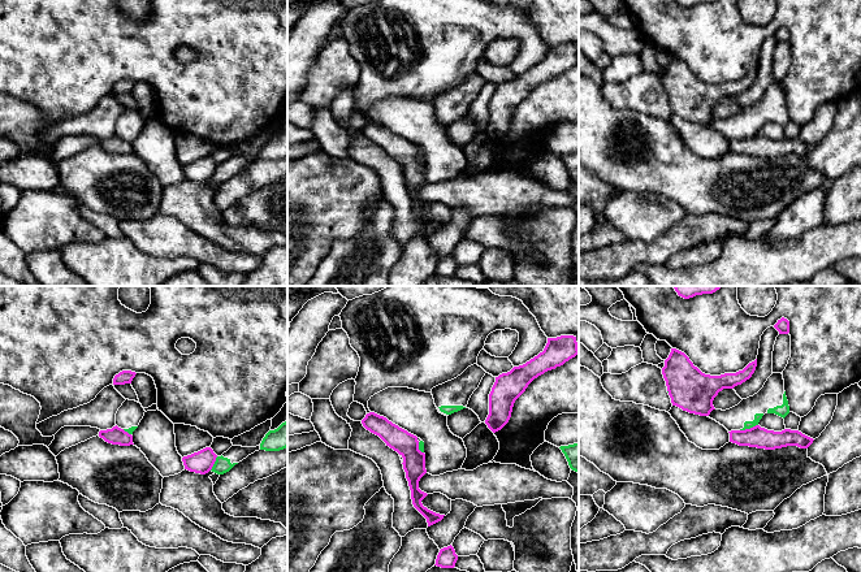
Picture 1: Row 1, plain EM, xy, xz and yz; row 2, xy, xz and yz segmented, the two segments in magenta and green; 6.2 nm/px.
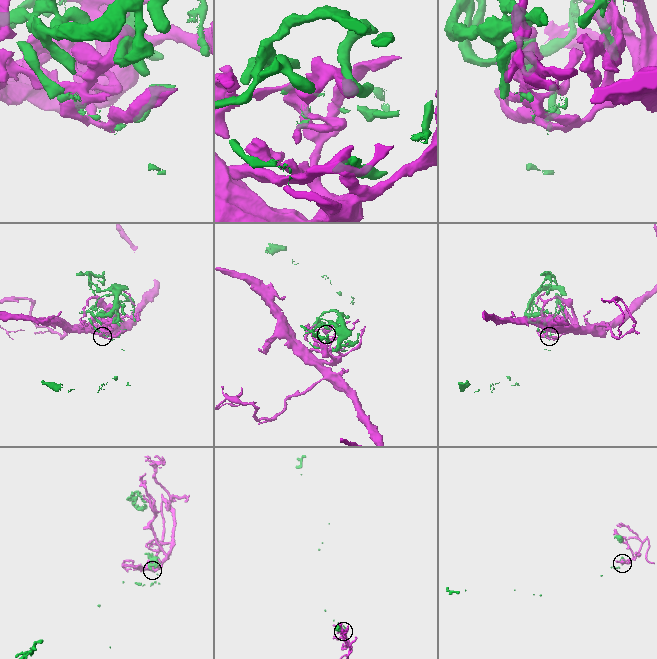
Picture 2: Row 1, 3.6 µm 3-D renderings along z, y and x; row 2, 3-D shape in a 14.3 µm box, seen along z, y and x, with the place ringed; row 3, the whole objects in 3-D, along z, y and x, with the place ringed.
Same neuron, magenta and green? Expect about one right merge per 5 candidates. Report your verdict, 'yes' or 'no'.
no

